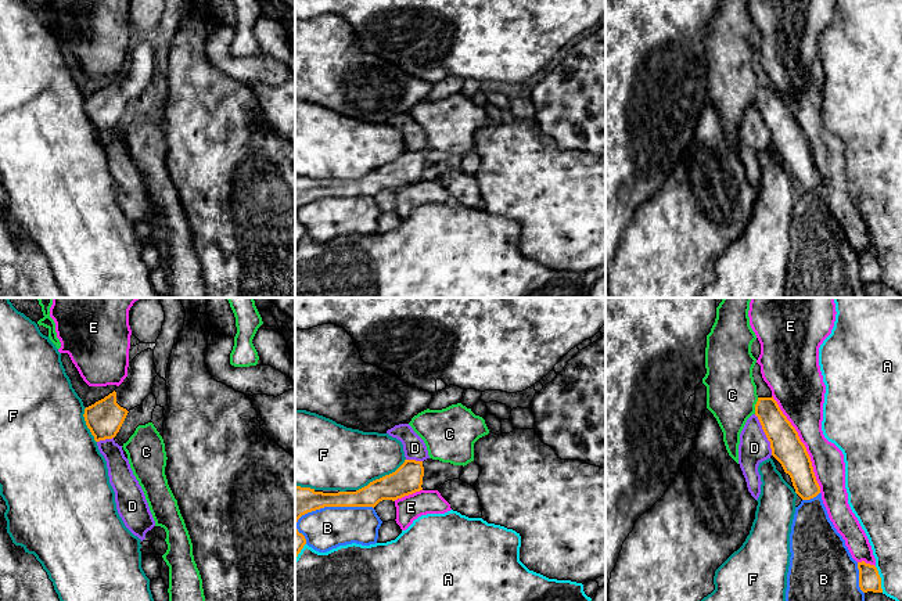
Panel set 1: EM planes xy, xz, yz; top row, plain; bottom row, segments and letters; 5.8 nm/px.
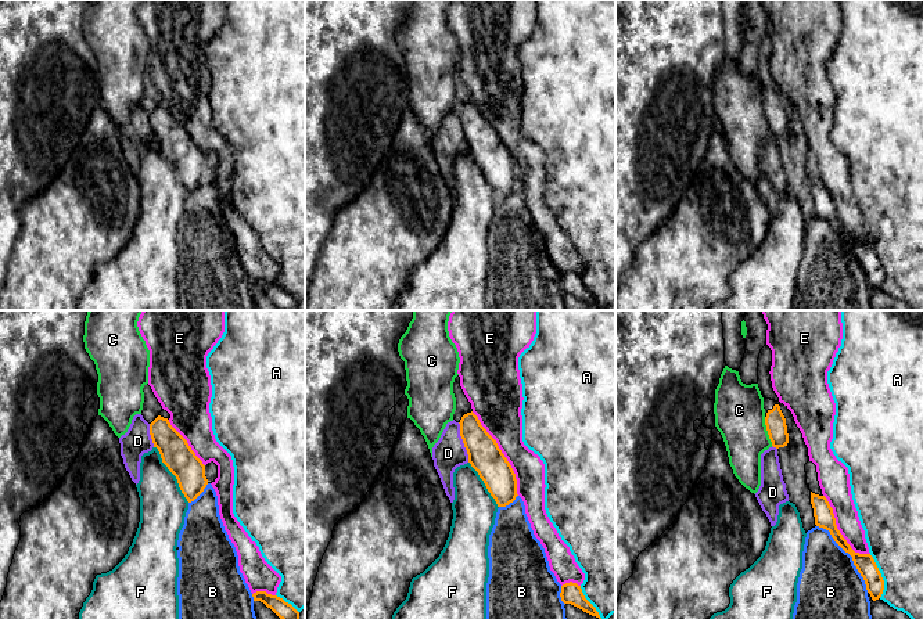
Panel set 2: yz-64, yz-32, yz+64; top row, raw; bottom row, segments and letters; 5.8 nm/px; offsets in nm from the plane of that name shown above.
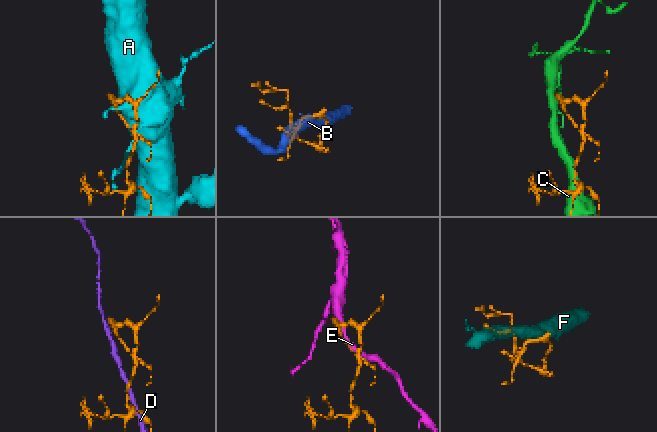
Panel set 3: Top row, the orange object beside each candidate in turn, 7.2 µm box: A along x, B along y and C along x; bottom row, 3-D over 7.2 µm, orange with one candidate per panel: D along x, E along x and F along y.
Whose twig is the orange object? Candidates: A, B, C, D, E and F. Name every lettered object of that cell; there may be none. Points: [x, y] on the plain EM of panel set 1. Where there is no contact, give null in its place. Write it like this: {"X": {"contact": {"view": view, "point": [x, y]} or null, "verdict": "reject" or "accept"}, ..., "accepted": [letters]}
{"A": {"contact": {"view": "yz", "point": [880, 269]}, "verdict": "reject"}, "B": {"contact": {"view": "xz", "point": [331, 195]}, "verdict": "reject"}, "C": {"contact": {"view": "yz", "point": [755, 96]}, "verdict": "reject"}, "D": {"contact": {"view": "yz", "point": [765, 123]}, "verdict": "reject"}, "E": {"contact": {"view": "yz", "point": [802, 133]}, "verdict": "reject"}, "F": {"contact": {"view": "xz", "point": [383, 166]}, "verdict": "reject"}, "accepted": []}

